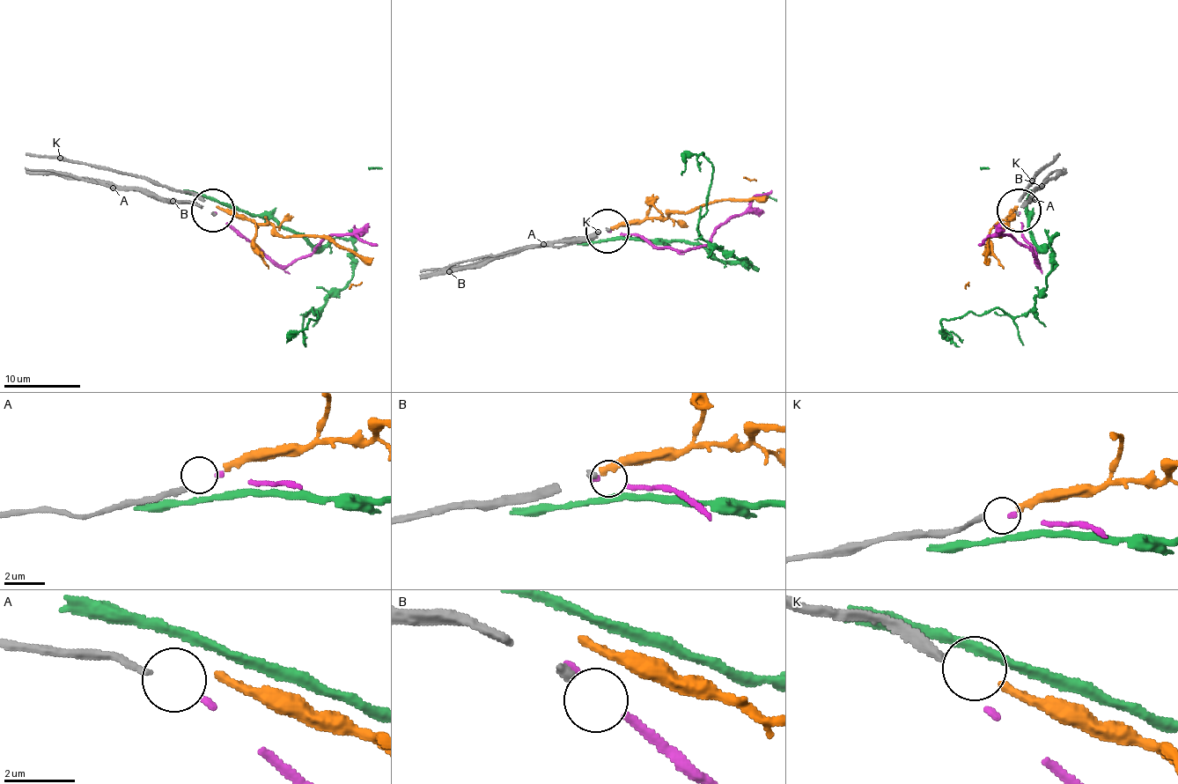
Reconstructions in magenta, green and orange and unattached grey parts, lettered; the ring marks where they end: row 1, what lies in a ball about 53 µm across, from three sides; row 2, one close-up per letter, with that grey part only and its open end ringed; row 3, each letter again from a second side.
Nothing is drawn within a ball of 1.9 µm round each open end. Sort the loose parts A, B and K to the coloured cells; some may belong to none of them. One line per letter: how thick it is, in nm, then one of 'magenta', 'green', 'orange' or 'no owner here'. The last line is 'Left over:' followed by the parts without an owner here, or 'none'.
A: 240 nm | magenta
B: 240 nm | no owner here
K: 280 nm | orange
Left over: B

